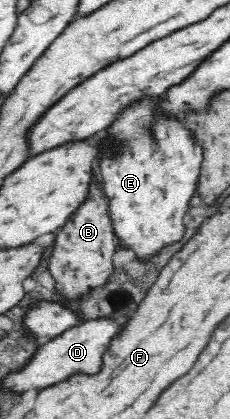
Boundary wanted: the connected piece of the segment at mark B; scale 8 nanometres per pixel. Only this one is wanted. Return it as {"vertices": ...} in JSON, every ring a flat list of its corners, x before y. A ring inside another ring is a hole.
{"vertices":[[95,174,91,176,87,197,59,229,53,251,48,258,48,270,56,281,56,288,66,301,75,302,85,292,102,286,114,270,113,252,118,246,113,222,109,215,108,199]]}

